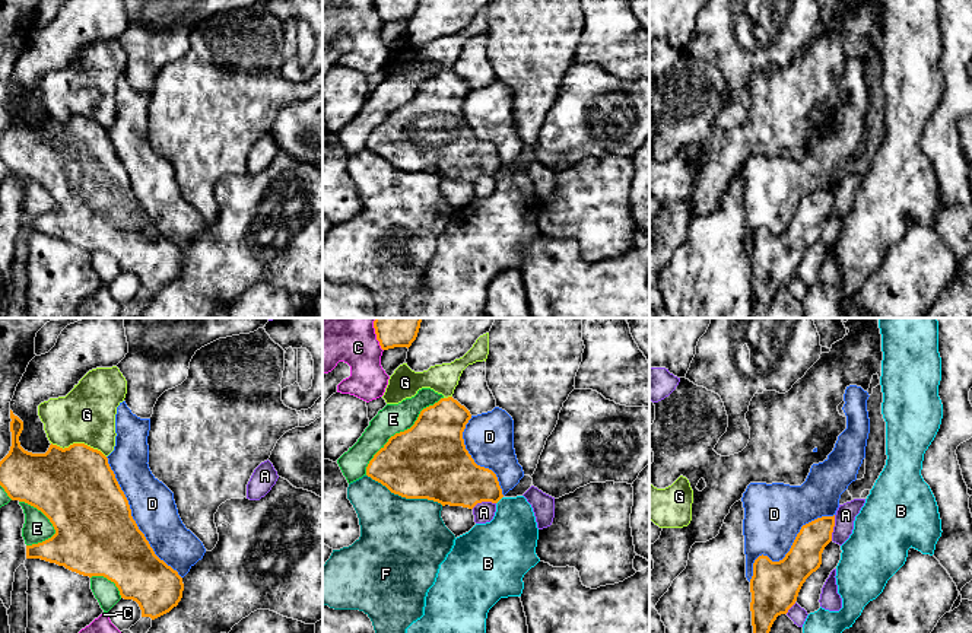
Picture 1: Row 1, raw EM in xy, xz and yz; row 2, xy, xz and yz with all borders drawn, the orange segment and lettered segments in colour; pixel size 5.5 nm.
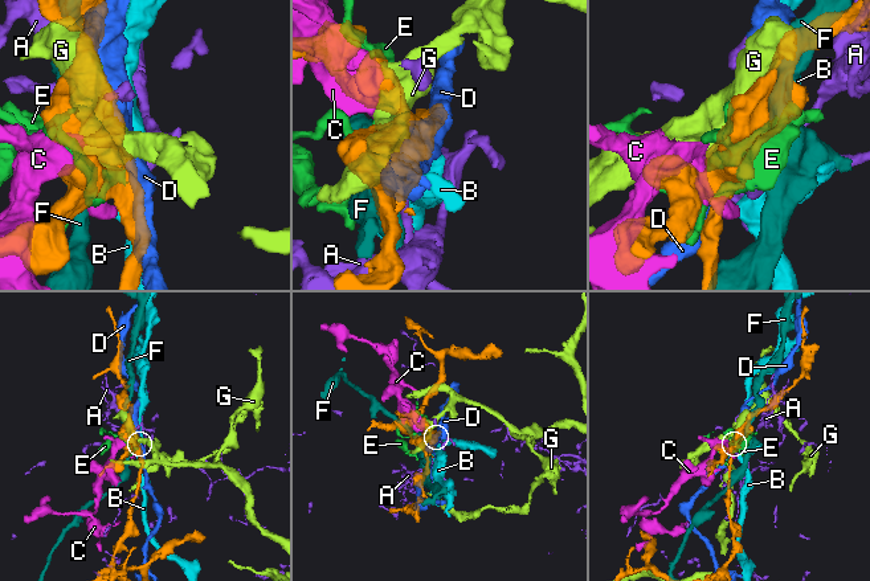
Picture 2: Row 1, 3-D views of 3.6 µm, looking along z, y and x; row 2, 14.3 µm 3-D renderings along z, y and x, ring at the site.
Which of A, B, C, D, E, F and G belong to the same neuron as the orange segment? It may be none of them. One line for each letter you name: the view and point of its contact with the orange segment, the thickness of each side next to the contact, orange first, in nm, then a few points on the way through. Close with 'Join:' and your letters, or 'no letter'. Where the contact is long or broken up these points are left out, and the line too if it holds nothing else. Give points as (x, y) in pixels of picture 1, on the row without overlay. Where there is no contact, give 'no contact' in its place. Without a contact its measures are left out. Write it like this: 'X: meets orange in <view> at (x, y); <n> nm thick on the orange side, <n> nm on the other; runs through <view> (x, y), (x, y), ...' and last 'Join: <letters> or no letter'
Join: no letter

